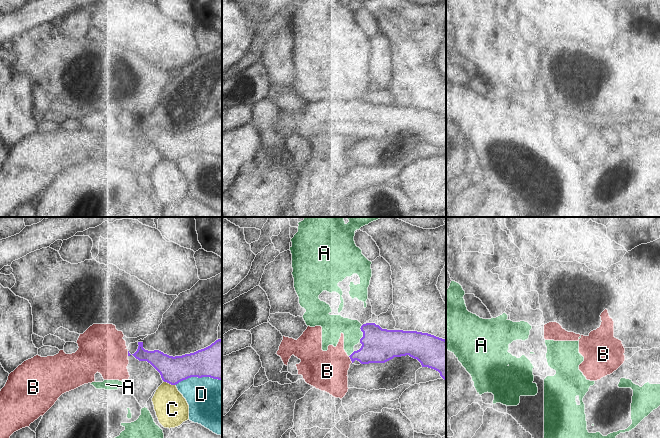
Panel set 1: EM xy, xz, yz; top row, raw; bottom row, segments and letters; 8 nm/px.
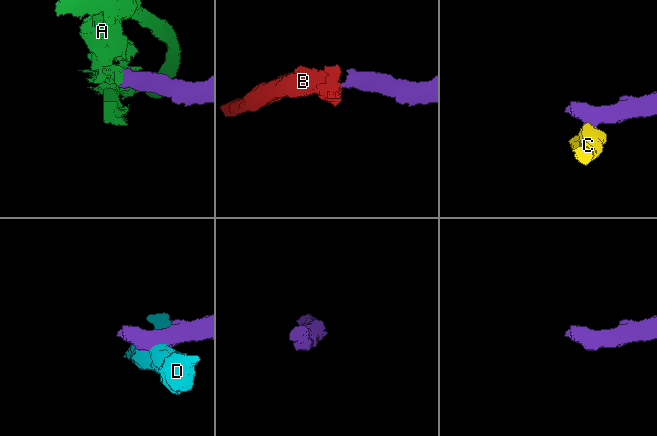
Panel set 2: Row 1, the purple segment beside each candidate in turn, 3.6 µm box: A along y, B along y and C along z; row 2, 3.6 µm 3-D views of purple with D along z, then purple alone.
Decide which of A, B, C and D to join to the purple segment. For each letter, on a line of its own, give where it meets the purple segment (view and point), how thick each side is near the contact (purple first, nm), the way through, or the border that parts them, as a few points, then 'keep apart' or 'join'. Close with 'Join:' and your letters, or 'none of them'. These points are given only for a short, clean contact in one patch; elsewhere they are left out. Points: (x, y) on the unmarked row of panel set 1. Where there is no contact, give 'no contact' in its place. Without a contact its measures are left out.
A: meets purple in xz at (363, 110); 280 nm thick on the purple side, 170 nm on the other; border along xz (362, 101), (360, 104), (362, 113), (359, 118); keep apart
B: meets purple in xz at (350, 134); 280 nm thick on the purple side, 320 nm on the other; runs through xz (378, 121), (365, 131), (350, 134), (336, 138), (327, 147); join
C: meets purple in xy at (170, 159); 220 nm thick on the purple side, 260 nm on the other; border along xy (164, 157), (175, 161); keep apart
D: meets purple in xy at (198, 153); 300 nm thick on the purple side, 400 nm on the other; border along xy (221, 155), (188, 153), (175, 160); keep apart
Join: B

